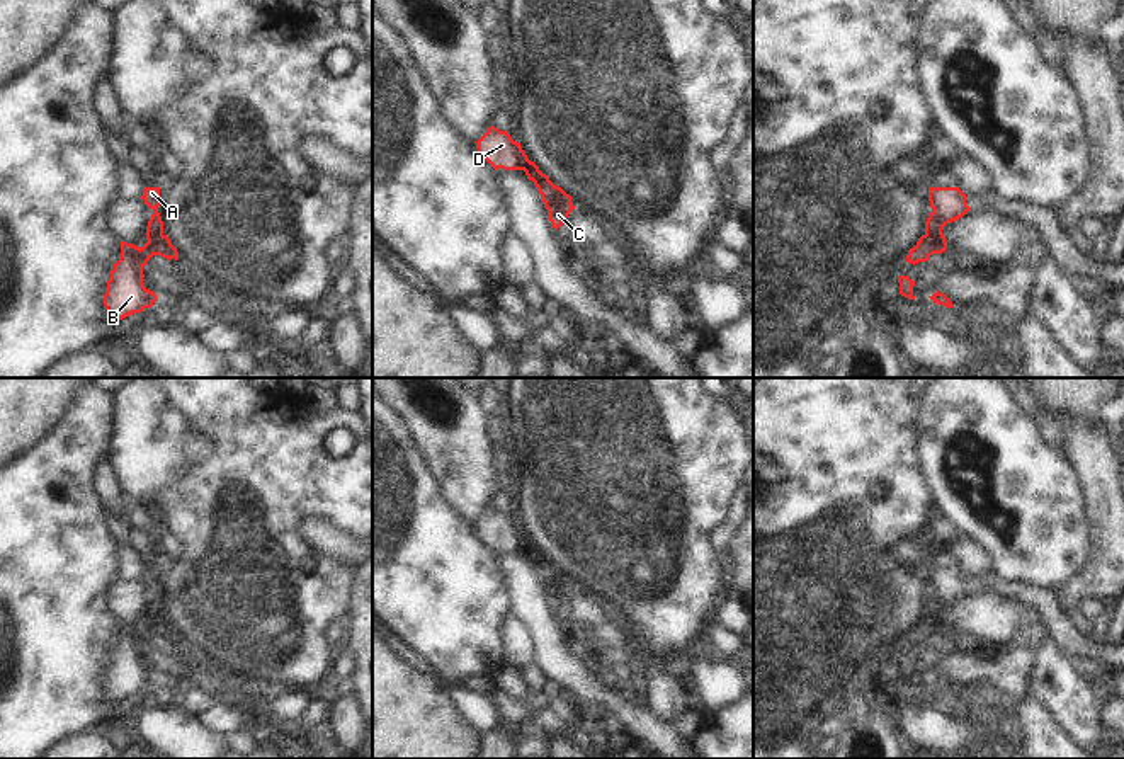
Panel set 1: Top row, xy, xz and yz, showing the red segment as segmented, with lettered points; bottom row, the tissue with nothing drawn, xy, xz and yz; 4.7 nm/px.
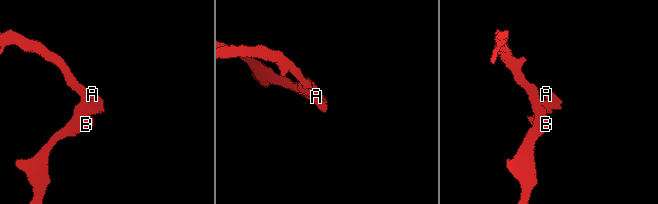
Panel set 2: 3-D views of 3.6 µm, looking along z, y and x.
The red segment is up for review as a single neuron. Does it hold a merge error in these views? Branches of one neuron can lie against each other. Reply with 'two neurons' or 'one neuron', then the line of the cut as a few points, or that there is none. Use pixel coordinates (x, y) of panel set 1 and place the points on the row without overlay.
two neurons; cut xz (524, 547), (538, 552), (553, 567)

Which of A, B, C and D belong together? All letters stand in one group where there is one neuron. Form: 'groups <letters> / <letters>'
groups A C / B D

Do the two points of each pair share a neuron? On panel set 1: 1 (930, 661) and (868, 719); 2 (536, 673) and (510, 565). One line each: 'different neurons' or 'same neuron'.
1: different neurons
2: different neurons

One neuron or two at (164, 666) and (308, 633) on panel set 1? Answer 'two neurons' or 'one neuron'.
one neuron

